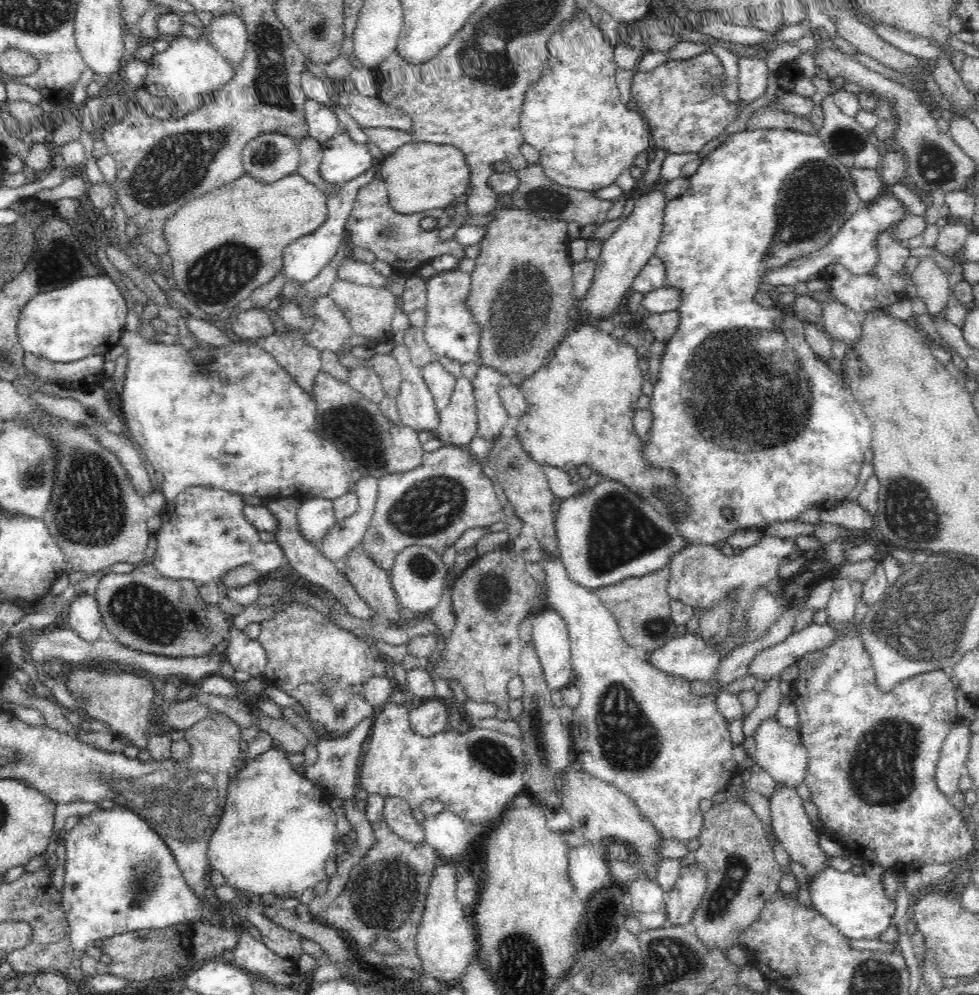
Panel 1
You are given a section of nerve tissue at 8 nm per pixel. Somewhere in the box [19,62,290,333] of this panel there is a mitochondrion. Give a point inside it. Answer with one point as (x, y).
(177, 165)

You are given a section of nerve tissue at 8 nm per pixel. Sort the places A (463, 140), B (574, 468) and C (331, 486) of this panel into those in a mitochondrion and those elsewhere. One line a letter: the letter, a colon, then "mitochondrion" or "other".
A: other
B: other
C: other

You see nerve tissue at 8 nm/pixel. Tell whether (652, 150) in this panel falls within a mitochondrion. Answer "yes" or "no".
no

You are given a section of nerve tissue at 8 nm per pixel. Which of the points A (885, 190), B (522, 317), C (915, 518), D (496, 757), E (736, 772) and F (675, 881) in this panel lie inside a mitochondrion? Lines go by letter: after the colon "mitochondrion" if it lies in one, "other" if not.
A: other
B: mitochondrion
C: mitochondrion
D: mitochondrion
E: other
F: other

